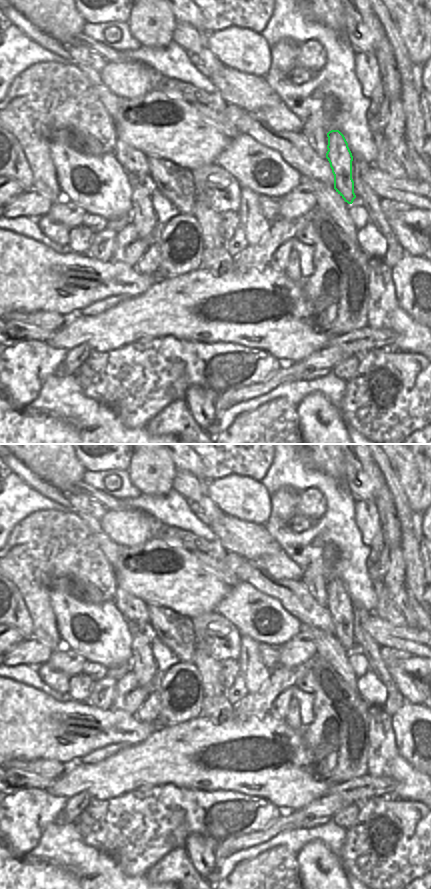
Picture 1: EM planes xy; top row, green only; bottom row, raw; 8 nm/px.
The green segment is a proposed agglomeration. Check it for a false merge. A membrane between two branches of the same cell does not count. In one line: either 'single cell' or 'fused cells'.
single cell

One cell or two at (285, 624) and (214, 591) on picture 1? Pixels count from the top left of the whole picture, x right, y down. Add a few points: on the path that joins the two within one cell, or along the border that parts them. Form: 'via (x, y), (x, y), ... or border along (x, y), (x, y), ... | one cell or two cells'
border along (230, 586), (215, 611) | two cells

